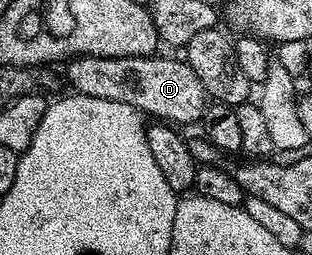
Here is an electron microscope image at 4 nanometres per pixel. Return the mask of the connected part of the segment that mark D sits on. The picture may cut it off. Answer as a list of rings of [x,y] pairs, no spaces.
[[[83,54],[72,59],[64,69],[70,84],[74,86],[72,89],[78,94],[86,94],[91,100],[119,100],[119,104],[131,104],[131,108],[140,110],[142,115],[150,119],[153,117],[153,120],[176,124],[178,127],[188,122],[200,123],[205,116],[207,95],[203,84],[199,82],[199,76],[195,76],[189,63],[180,57],[161,57],[144,58],[137,55],[108,58]]]

